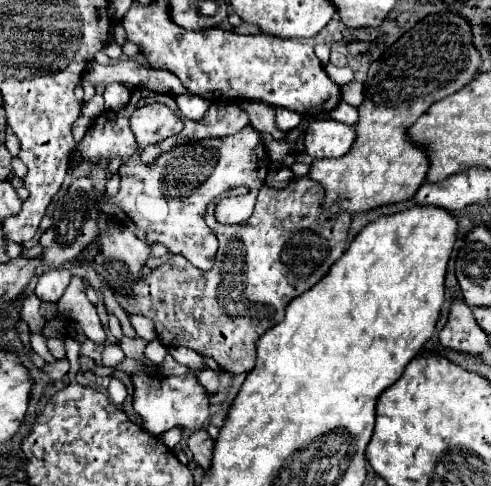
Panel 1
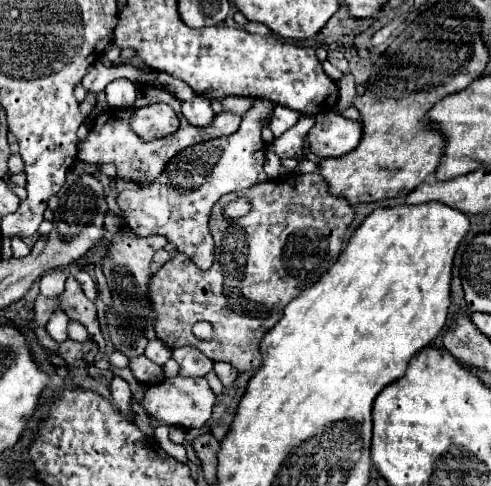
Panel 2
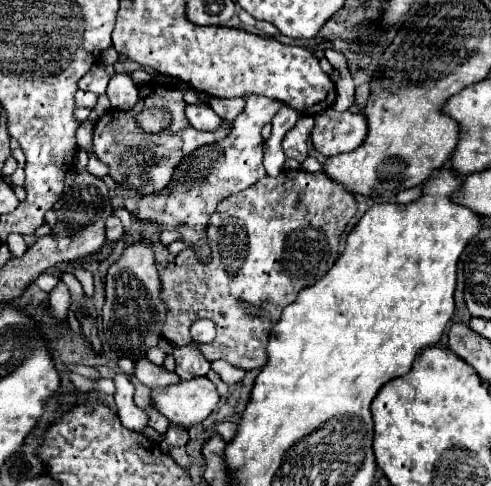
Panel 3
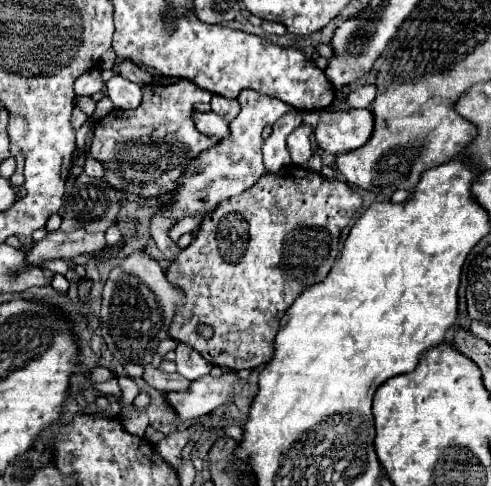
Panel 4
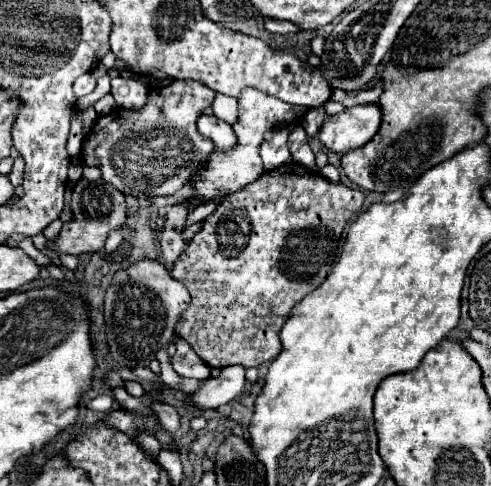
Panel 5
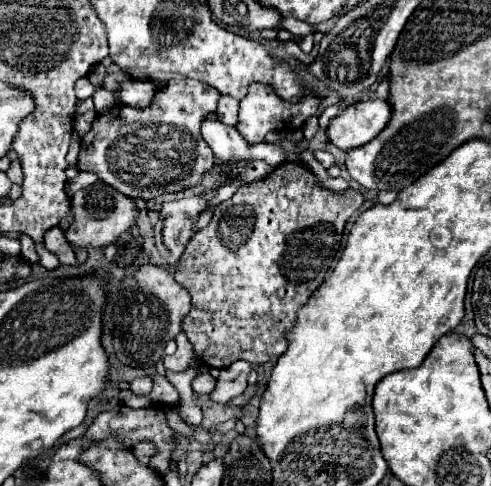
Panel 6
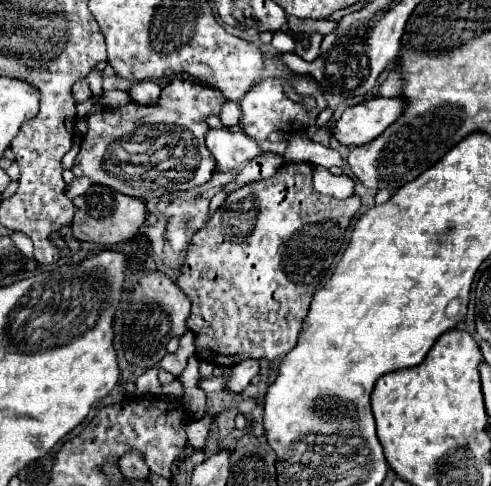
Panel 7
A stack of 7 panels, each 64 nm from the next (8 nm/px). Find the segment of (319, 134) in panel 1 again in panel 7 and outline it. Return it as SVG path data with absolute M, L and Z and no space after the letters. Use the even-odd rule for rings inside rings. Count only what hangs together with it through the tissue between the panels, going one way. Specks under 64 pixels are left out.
M370 98L344 110L334 122L332 136L340 144L368 144L378 138L394 120L400 118L404 100L398 98Z

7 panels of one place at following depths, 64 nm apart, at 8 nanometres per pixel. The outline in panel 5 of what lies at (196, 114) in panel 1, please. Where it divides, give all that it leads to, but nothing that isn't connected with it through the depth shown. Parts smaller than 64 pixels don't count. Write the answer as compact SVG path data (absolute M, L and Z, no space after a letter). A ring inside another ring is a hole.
M200 116L198 130L202 136L212 140L216 144L216 148L220 148L220 150L228 150L236 142L236 134L232 132L232 126L222 122L216 116Z

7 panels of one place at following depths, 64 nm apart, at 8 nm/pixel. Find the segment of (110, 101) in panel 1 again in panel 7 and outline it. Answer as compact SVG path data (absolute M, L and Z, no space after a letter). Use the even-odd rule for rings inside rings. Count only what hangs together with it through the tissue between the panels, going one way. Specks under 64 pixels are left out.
M140 82L140 84L132 84L132 88L128 90L128 96L132 102L136 104L156 104L156 100L160 98L160 86L156 82Z

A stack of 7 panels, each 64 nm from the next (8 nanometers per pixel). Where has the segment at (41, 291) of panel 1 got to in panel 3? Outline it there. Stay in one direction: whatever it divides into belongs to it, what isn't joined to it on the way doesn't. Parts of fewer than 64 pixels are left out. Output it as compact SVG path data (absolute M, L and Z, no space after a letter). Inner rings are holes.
M44 272L44 274L40 274L38 278L36 278L36 282L34 284L38 284L44 292L52 292L54 288L56 288L56 284L60 282L60 278L58 276L54 276L54 274L48 274L48 272Z

